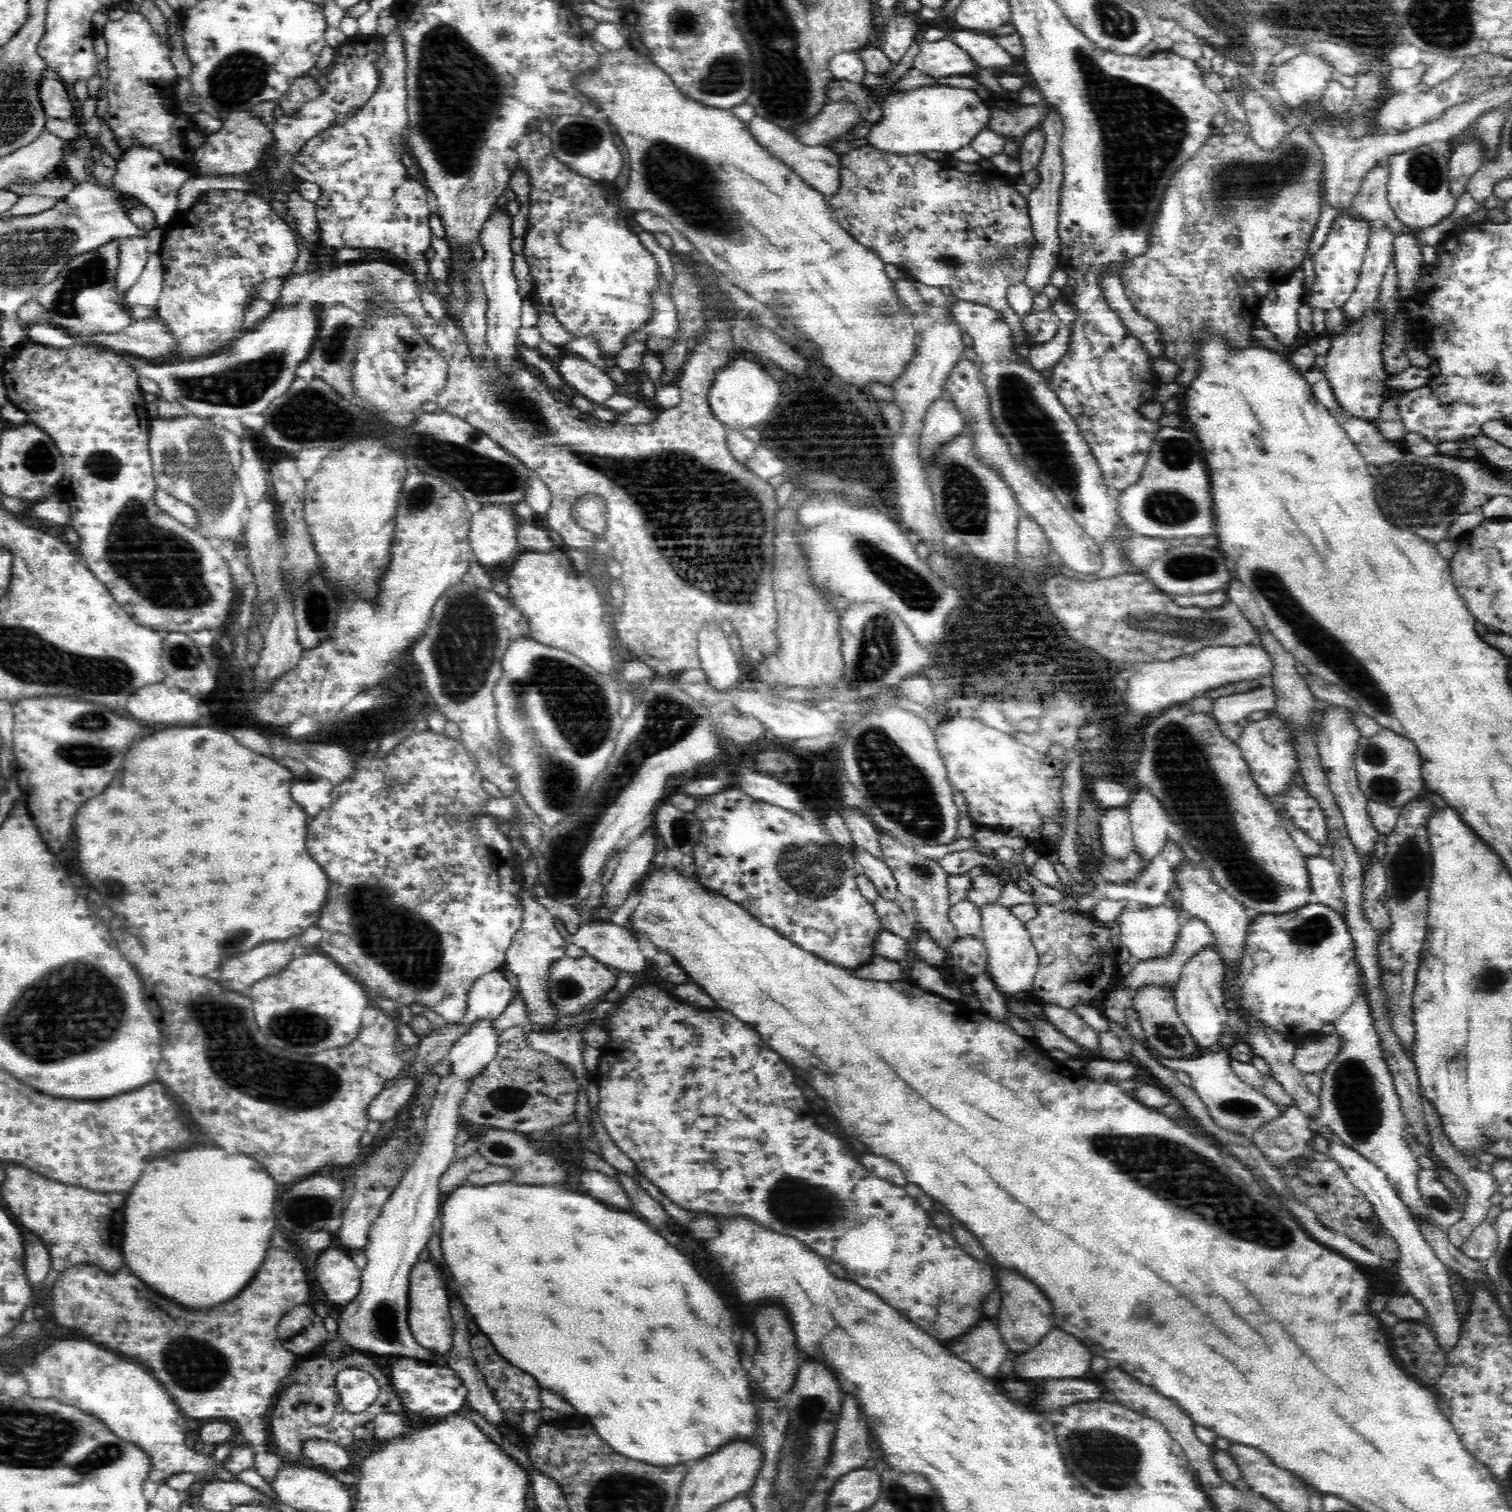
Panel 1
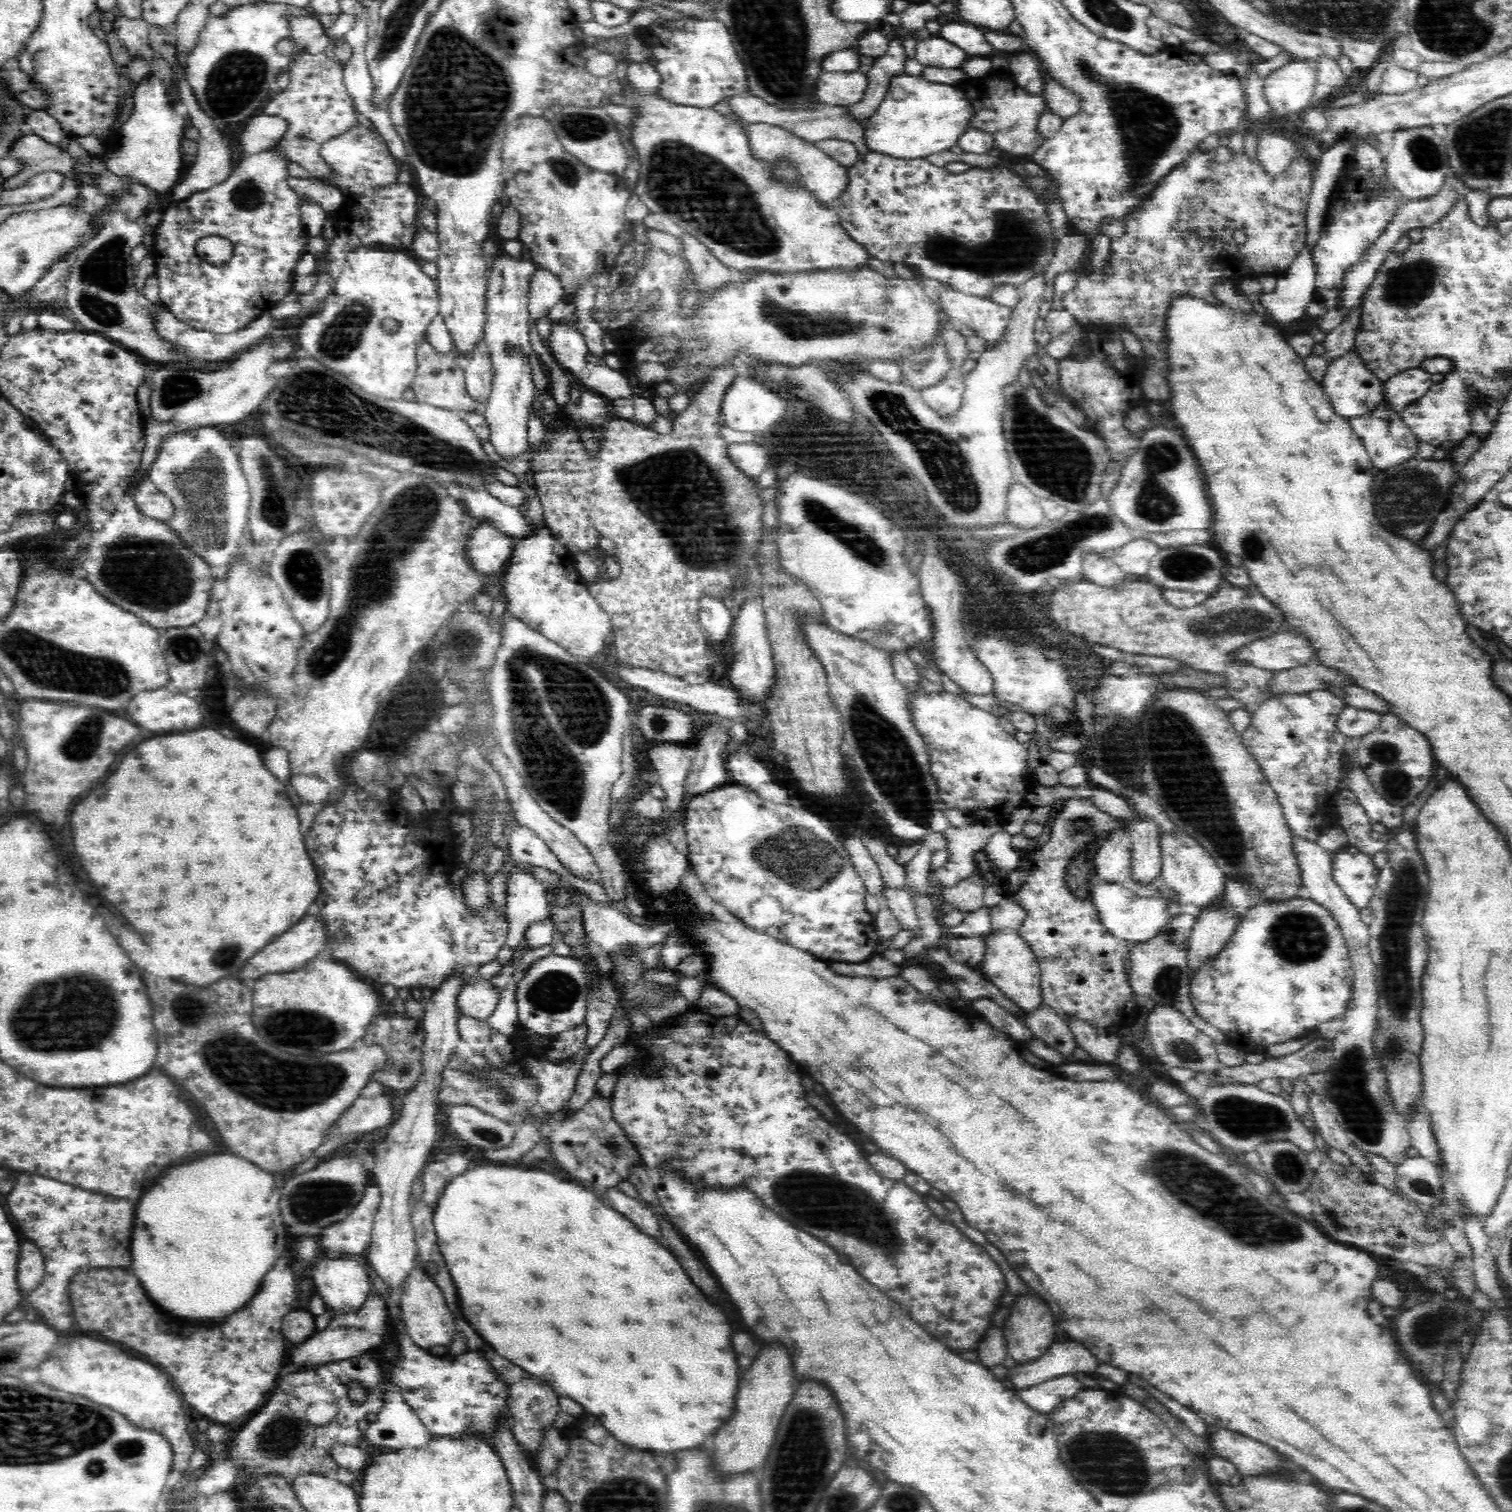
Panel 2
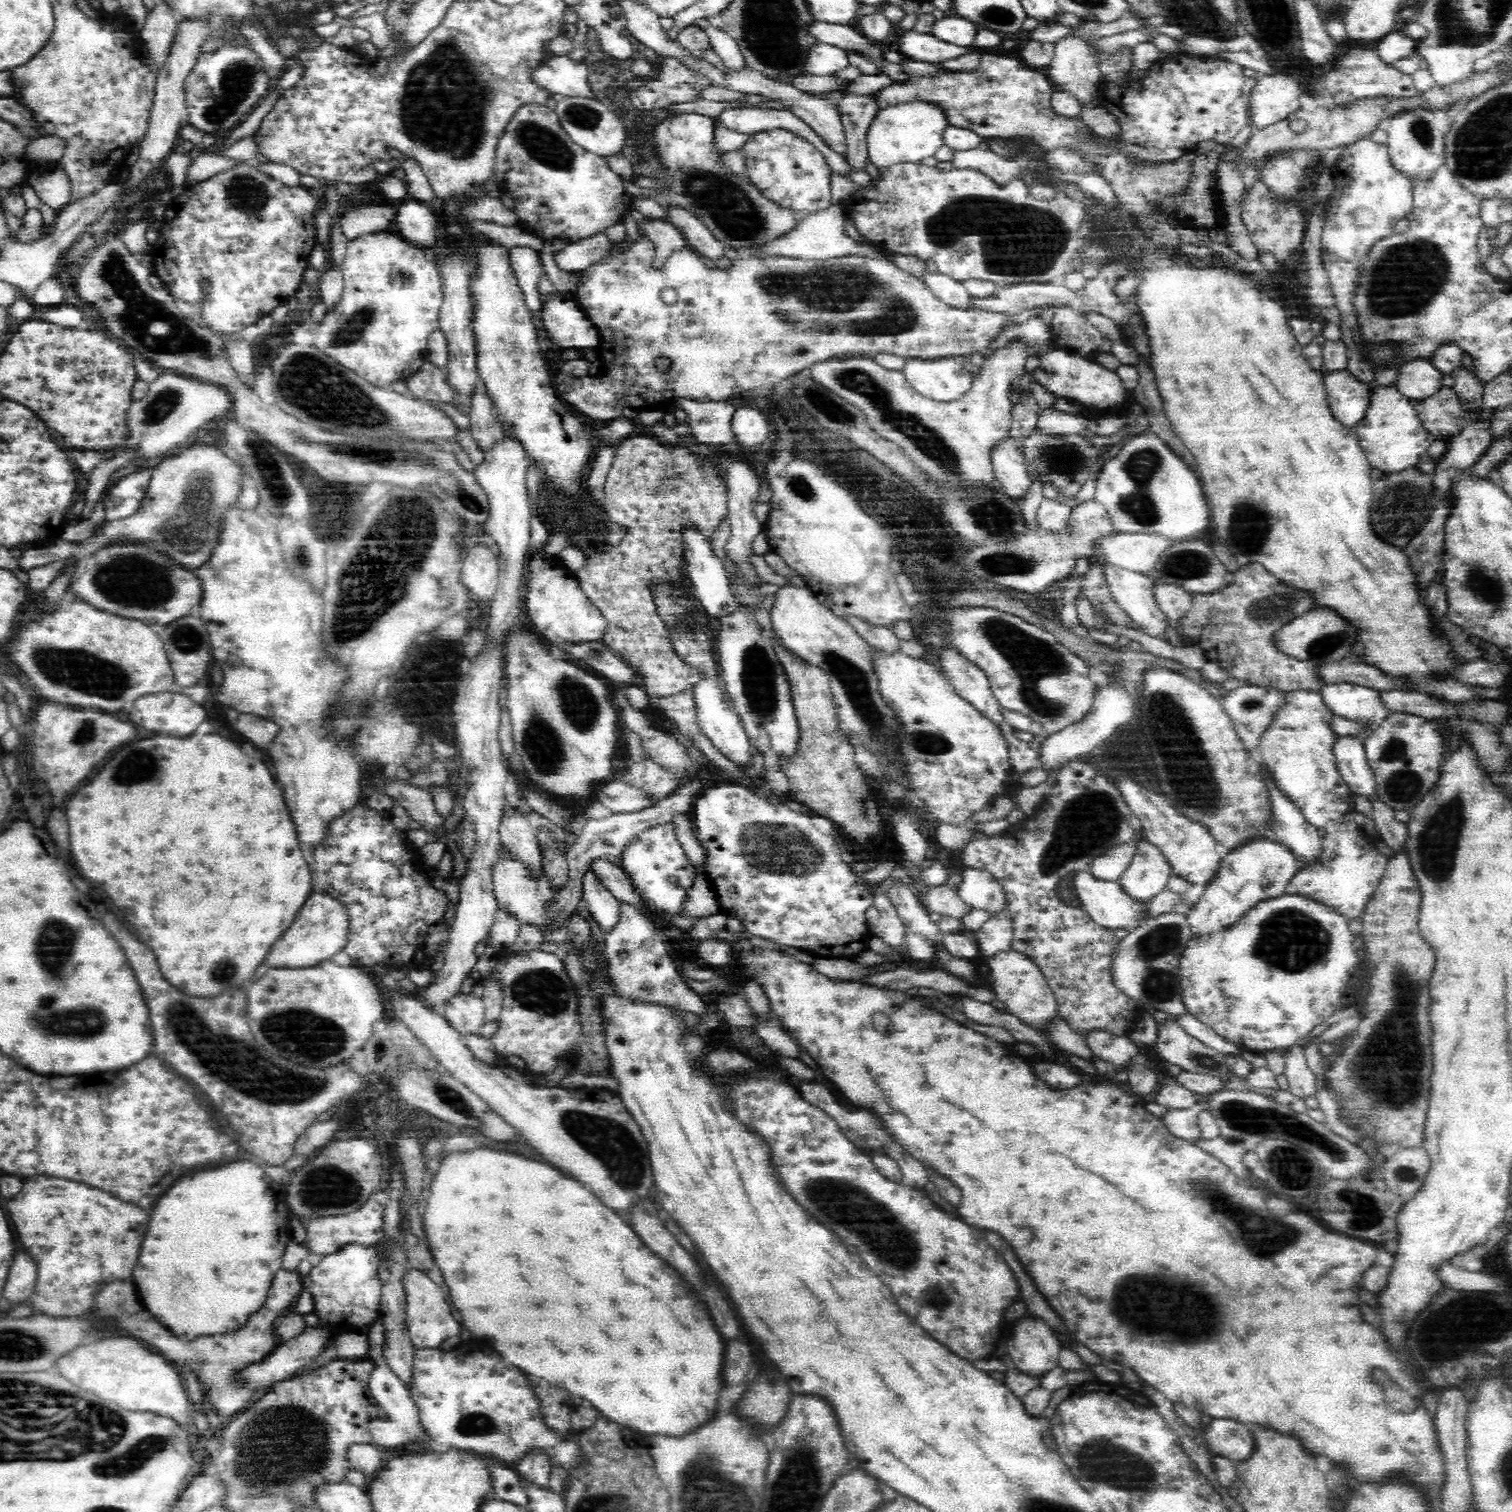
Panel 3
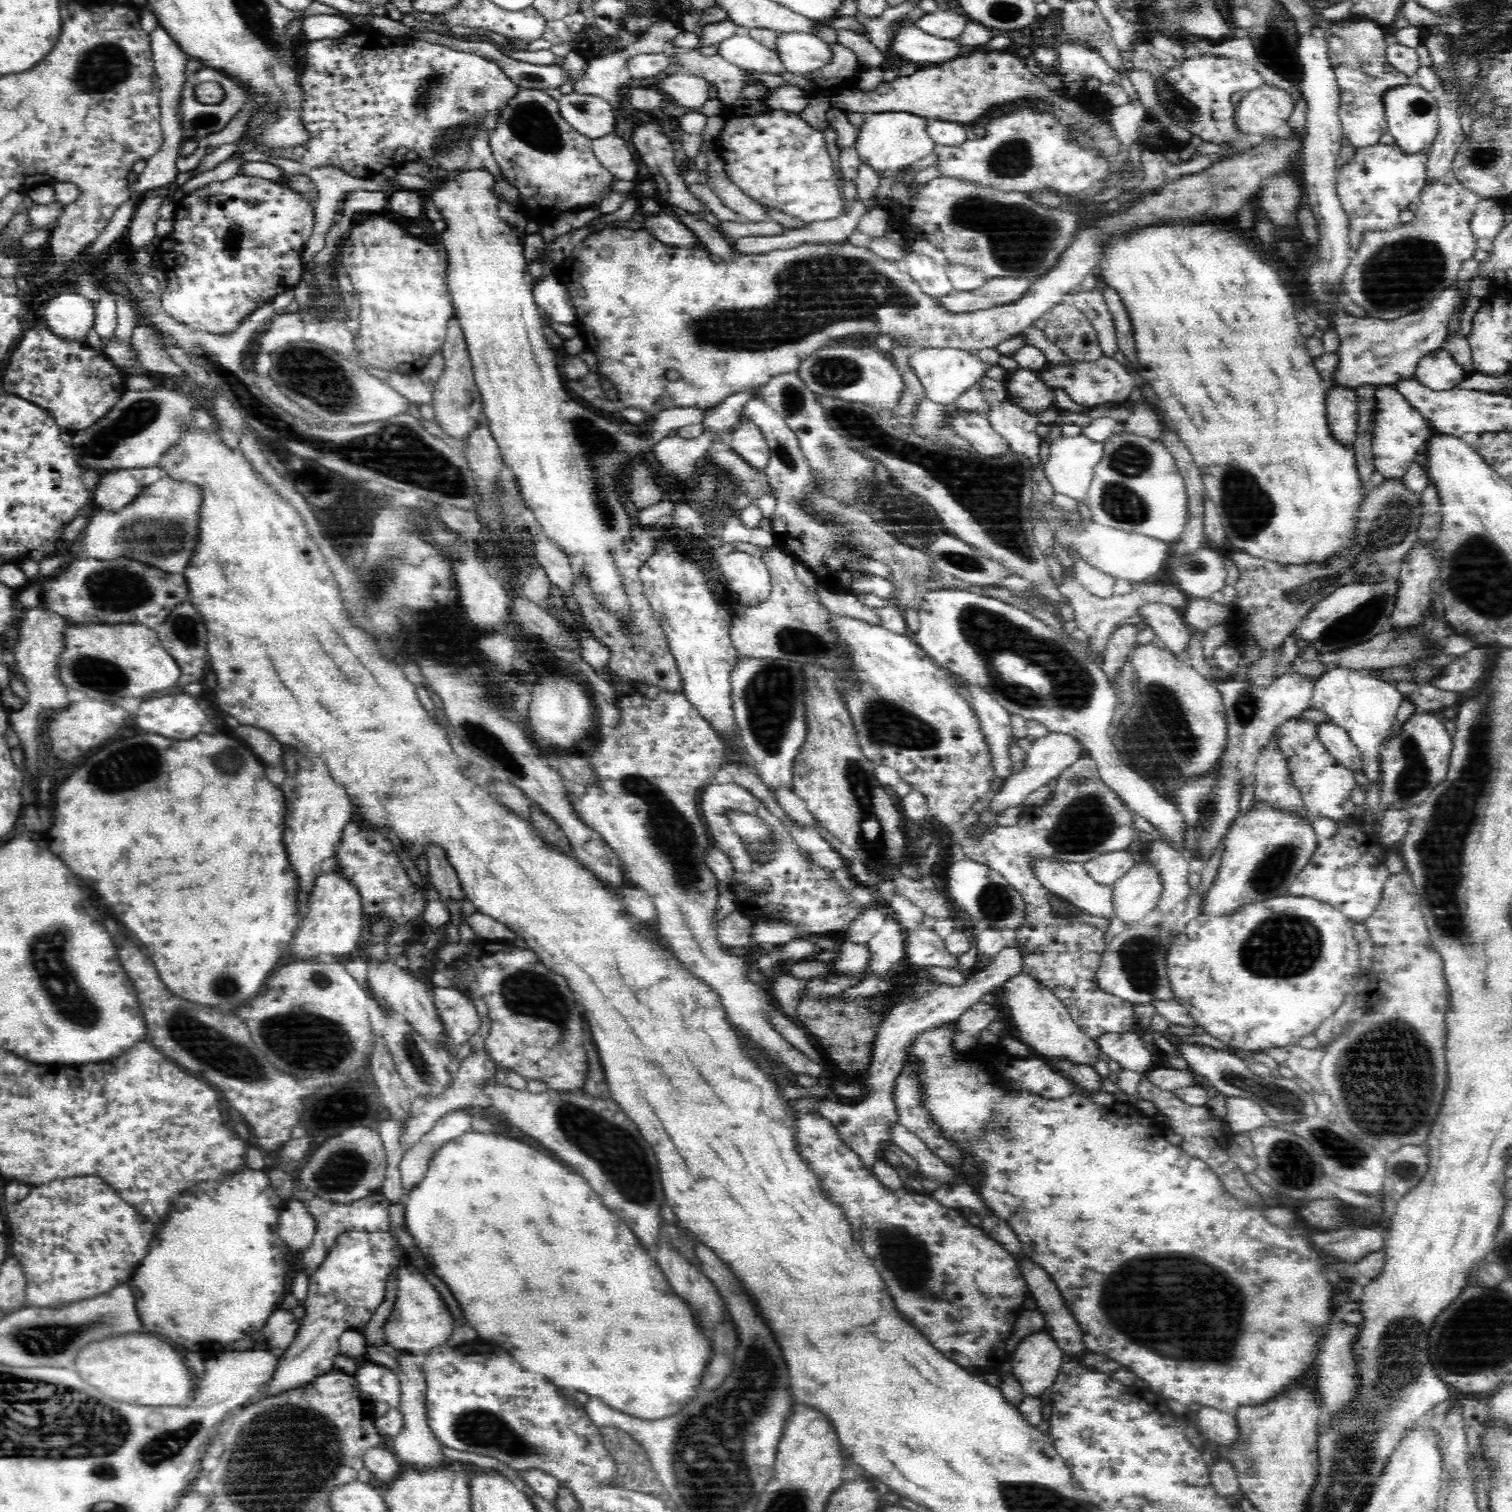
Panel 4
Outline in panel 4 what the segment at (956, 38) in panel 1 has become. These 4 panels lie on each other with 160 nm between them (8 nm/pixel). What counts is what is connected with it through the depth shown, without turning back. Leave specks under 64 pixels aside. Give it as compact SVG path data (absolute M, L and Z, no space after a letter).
M938 9L932 13L925 13L914 24L928 34L952 40L952 36L962 34L966 18L958 16L956 12Z

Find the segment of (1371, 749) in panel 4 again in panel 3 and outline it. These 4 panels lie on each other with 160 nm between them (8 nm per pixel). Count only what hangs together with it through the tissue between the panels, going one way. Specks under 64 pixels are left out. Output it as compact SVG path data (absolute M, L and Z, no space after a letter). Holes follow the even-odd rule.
M1348 682L1326 683L1319 691L1324 704L1334 715L1357 720L1365 726L1358 734L1363 740L1370 736L1391 710L1380 699L1380 691ZM1379 796L1371 803L1373 806L1371 819L1375 822L1375 829L1378 831L1380 840L1394 851L1402 851L1408 834L1406 824L1395 819L1394 810Z

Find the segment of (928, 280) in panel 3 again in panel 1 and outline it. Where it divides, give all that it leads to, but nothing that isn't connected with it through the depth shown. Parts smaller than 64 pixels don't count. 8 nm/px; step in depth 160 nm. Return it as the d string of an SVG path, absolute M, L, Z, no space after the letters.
M960 299L949 308L958 327L973 338L973 348L989 392L989 412L995 427L1006 439L1011 456L1022 460L1023 467L1035 473L1035 481L1051 490L1056 500L1071 513L1072 519L1101 547L1104 565L1096 578L1136 573L1135 566L1124 554L1124 542L1132 535L1125 532L1126 526L1117 511L1118 501L1108 496L1100 464L1089 450L1084 435L1077 430L1076 421L1064 410L1040 371L1034 370L1028 359L1016 352L1004 315L990 307Z

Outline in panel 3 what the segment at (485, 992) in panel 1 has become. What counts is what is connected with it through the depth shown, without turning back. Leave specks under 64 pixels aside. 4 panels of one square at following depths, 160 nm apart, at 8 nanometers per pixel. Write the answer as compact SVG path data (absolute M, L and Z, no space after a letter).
M460 992L450 997L450 1002L438 1008L438 1013L462 1035L478 1032L485 1023L484 1002L470 993Z

